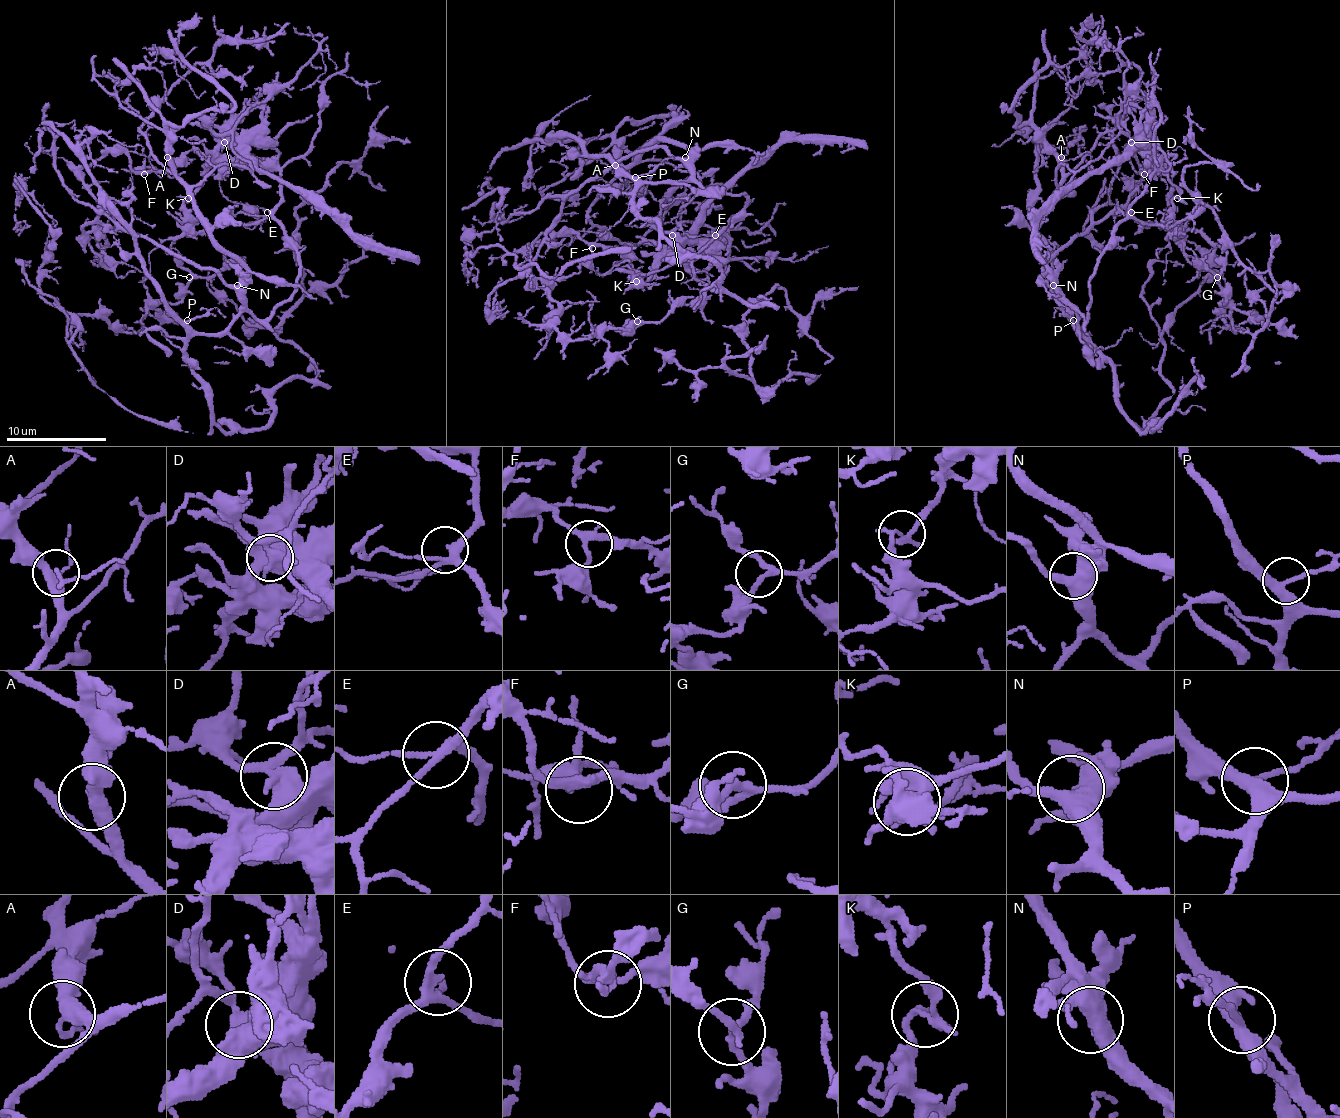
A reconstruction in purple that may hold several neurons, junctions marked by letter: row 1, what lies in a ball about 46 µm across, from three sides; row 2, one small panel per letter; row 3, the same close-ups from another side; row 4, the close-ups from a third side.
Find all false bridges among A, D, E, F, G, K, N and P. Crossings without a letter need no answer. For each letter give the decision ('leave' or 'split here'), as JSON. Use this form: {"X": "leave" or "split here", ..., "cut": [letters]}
{"A": "leave", "D": "split here", "E": "leave", "F": "leave", "G": "leave", "K": "split here", "N": "leave", "P": "leave", "cut": ["D", "K"]}

